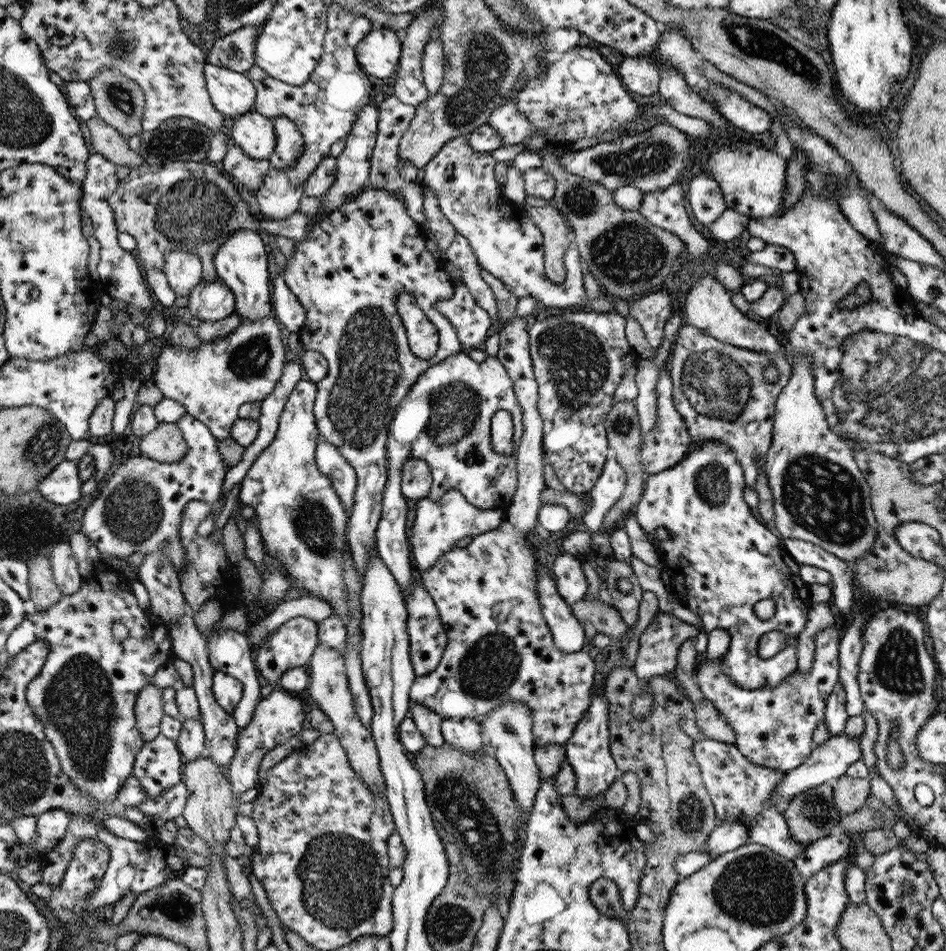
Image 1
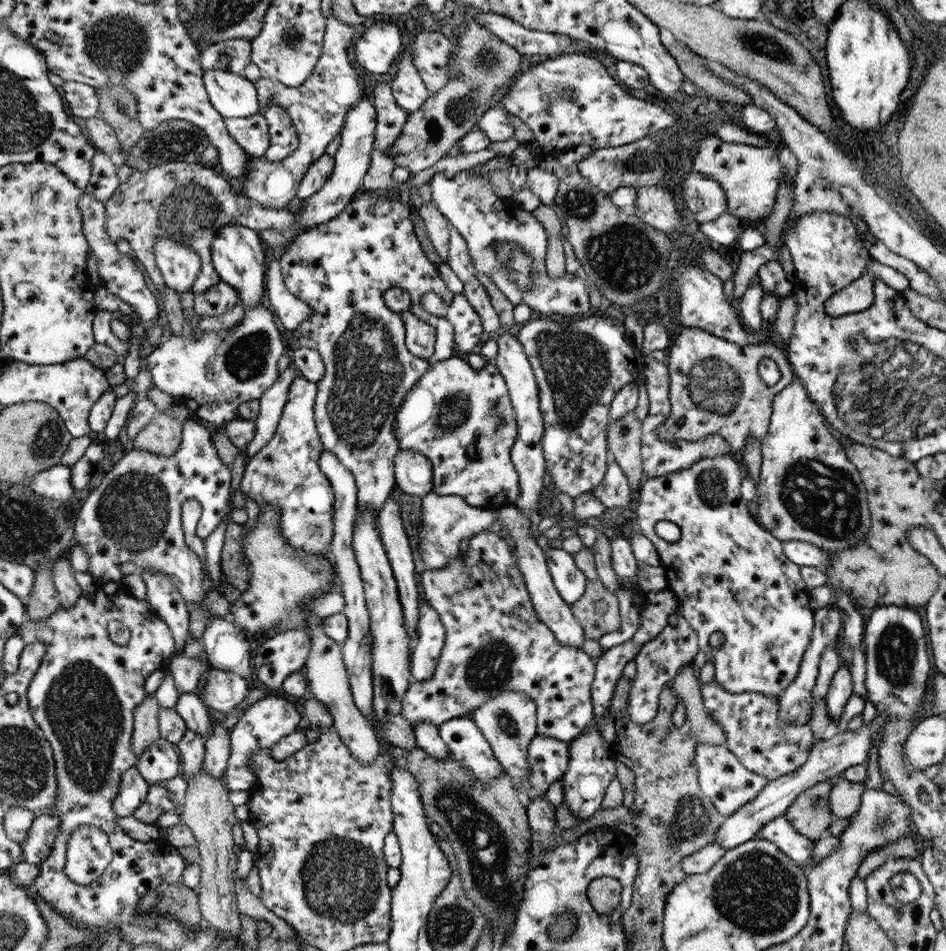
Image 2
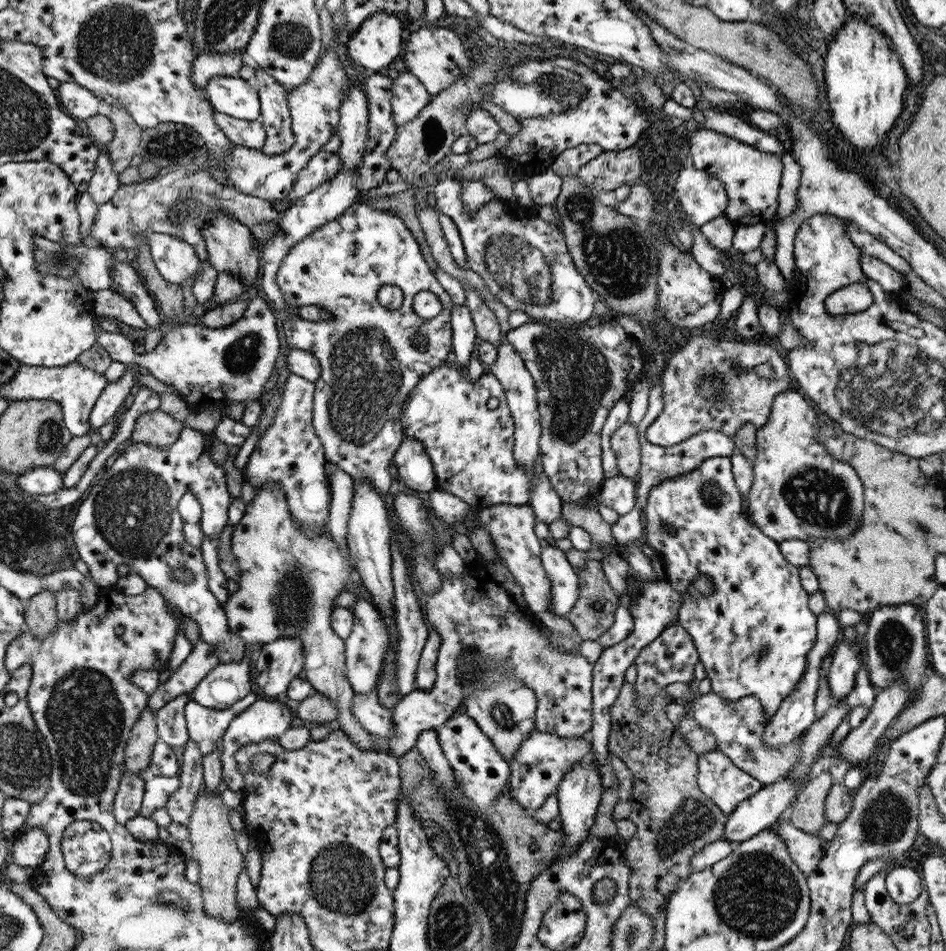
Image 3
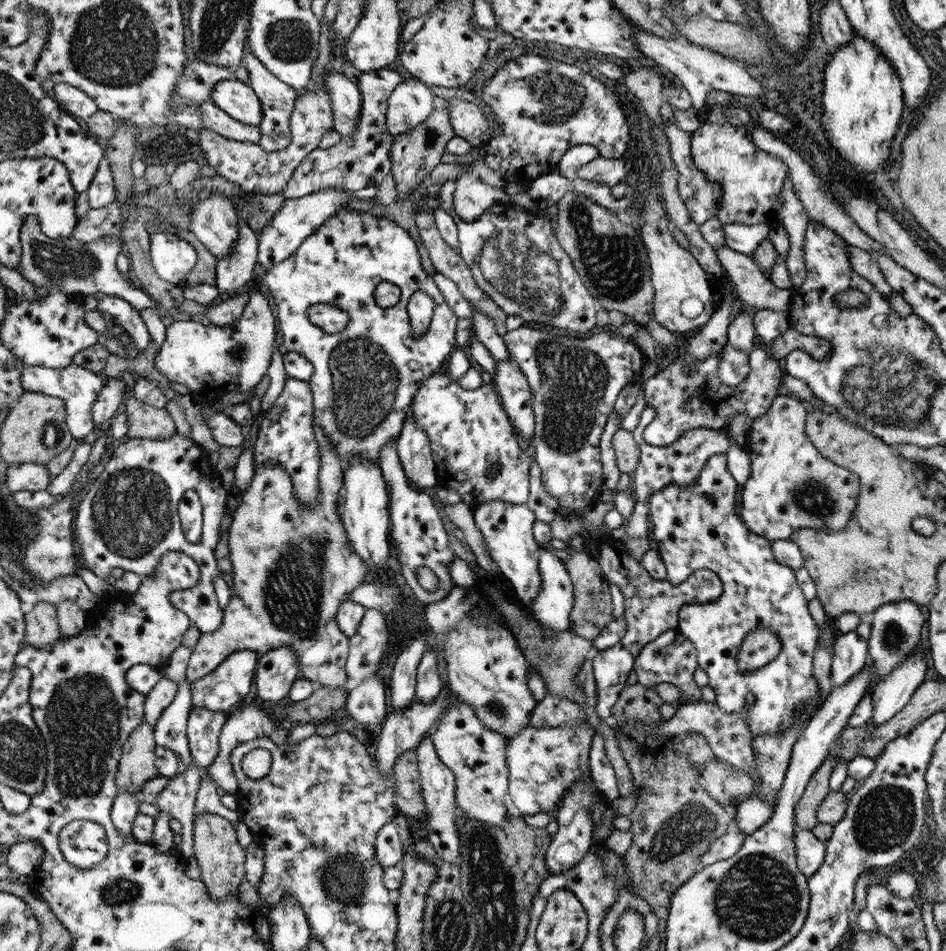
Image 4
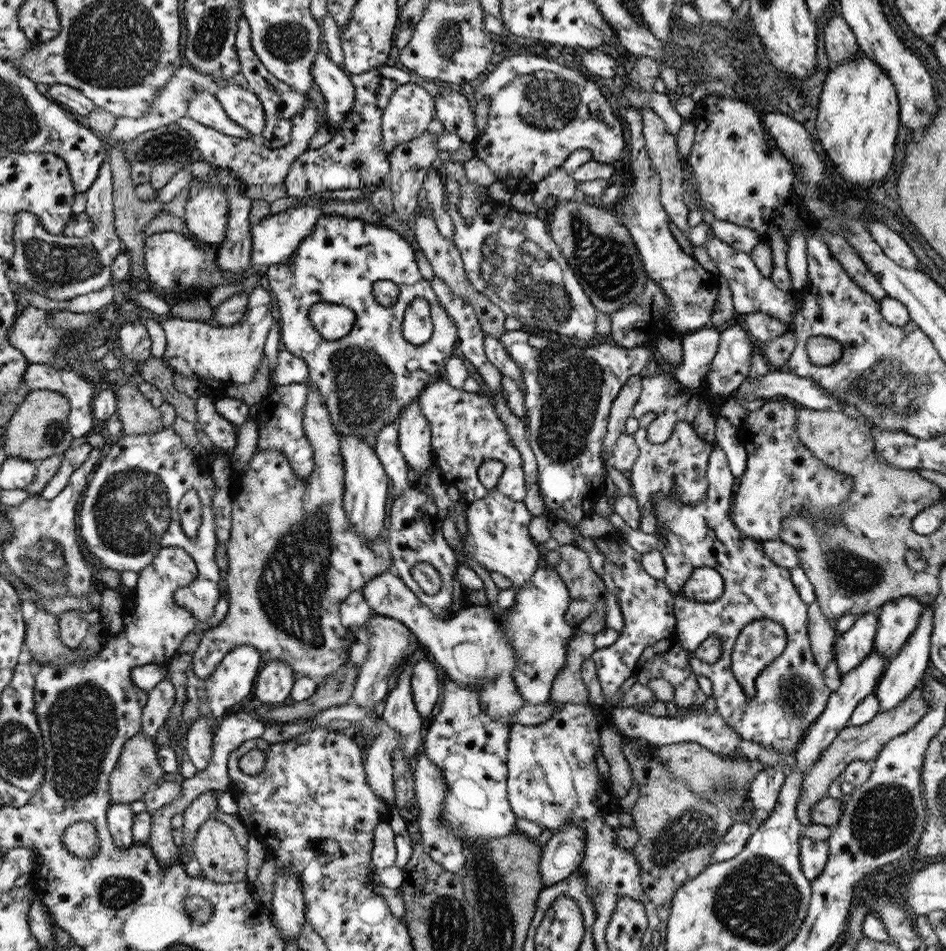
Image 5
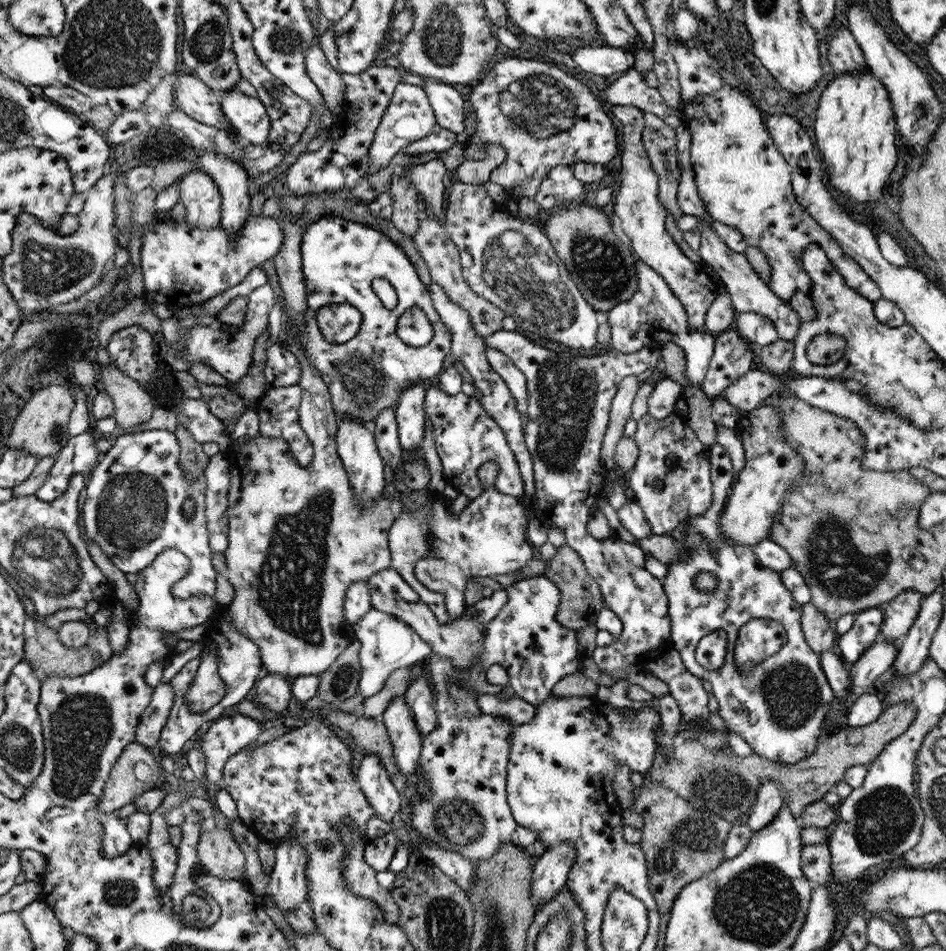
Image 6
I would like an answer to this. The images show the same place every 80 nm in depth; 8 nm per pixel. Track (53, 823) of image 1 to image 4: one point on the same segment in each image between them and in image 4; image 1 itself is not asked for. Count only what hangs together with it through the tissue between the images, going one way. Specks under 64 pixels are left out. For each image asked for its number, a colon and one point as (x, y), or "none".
2: (40, 841)
3: (31, 848)
4: (24, 858)

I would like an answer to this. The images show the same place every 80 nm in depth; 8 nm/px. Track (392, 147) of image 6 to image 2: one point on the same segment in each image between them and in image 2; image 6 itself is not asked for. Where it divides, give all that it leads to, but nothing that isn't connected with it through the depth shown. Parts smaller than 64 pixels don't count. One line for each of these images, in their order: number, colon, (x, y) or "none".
2: (410, 92)
3: (409, 96)
4: (411, 102)
5: (410, 109)

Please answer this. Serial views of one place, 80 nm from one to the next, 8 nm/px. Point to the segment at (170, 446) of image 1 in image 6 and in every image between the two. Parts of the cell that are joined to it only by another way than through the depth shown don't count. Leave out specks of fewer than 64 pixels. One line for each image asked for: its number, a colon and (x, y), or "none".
2: (163, 435)
3: (157, 428)
4: (145, 421)
5: (138, 416)
6: (133, 406)

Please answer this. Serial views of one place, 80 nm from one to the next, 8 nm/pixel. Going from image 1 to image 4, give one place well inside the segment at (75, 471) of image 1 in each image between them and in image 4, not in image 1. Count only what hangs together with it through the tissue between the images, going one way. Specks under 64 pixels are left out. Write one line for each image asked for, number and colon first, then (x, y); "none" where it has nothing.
2: (55, 483)
3: (44, 480)
4: (32, 477)

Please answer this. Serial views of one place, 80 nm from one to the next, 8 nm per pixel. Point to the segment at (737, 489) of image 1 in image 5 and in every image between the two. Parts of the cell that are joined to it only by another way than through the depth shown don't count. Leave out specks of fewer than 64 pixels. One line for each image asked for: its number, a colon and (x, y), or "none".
2: (730, 575)
3: (759, 605)
4: (696, 527)
5: (790, 693)

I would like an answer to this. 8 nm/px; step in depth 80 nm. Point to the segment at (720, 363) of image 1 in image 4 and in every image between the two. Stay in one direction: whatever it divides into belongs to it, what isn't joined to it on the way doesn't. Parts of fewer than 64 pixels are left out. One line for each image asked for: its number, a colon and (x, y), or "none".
2: (714, 385)
3: (702, 391)
4: (684, 402)

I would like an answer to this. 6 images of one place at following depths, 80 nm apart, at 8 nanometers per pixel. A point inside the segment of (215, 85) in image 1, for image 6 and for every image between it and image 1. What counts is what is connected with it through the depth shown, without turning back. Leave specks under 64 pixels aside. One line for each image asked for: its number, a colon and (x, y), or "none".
2: (234, 96)
3: (235, 97)
4: (237, 99)
5: (241, 104)
6: (249, 117)

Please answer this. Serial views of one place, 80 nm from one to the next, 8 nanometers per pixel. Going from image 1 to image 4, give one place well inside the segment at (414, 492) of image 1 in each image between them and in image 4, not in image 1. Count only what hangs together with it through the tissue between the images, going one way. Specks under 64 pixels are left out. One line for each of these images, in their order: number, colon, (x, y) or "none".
2: (413, 471)
3: (414, 467)
4: (413, 448)

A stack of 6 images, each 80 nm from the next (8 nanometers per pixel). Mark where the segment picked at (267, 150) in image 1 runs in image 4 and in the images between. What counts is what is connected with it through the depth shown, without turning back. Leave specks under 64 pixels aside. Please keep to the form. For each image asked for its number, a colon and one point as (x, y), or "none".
2: (252, 133)
3: (250, 133)
4: (217, 120)

